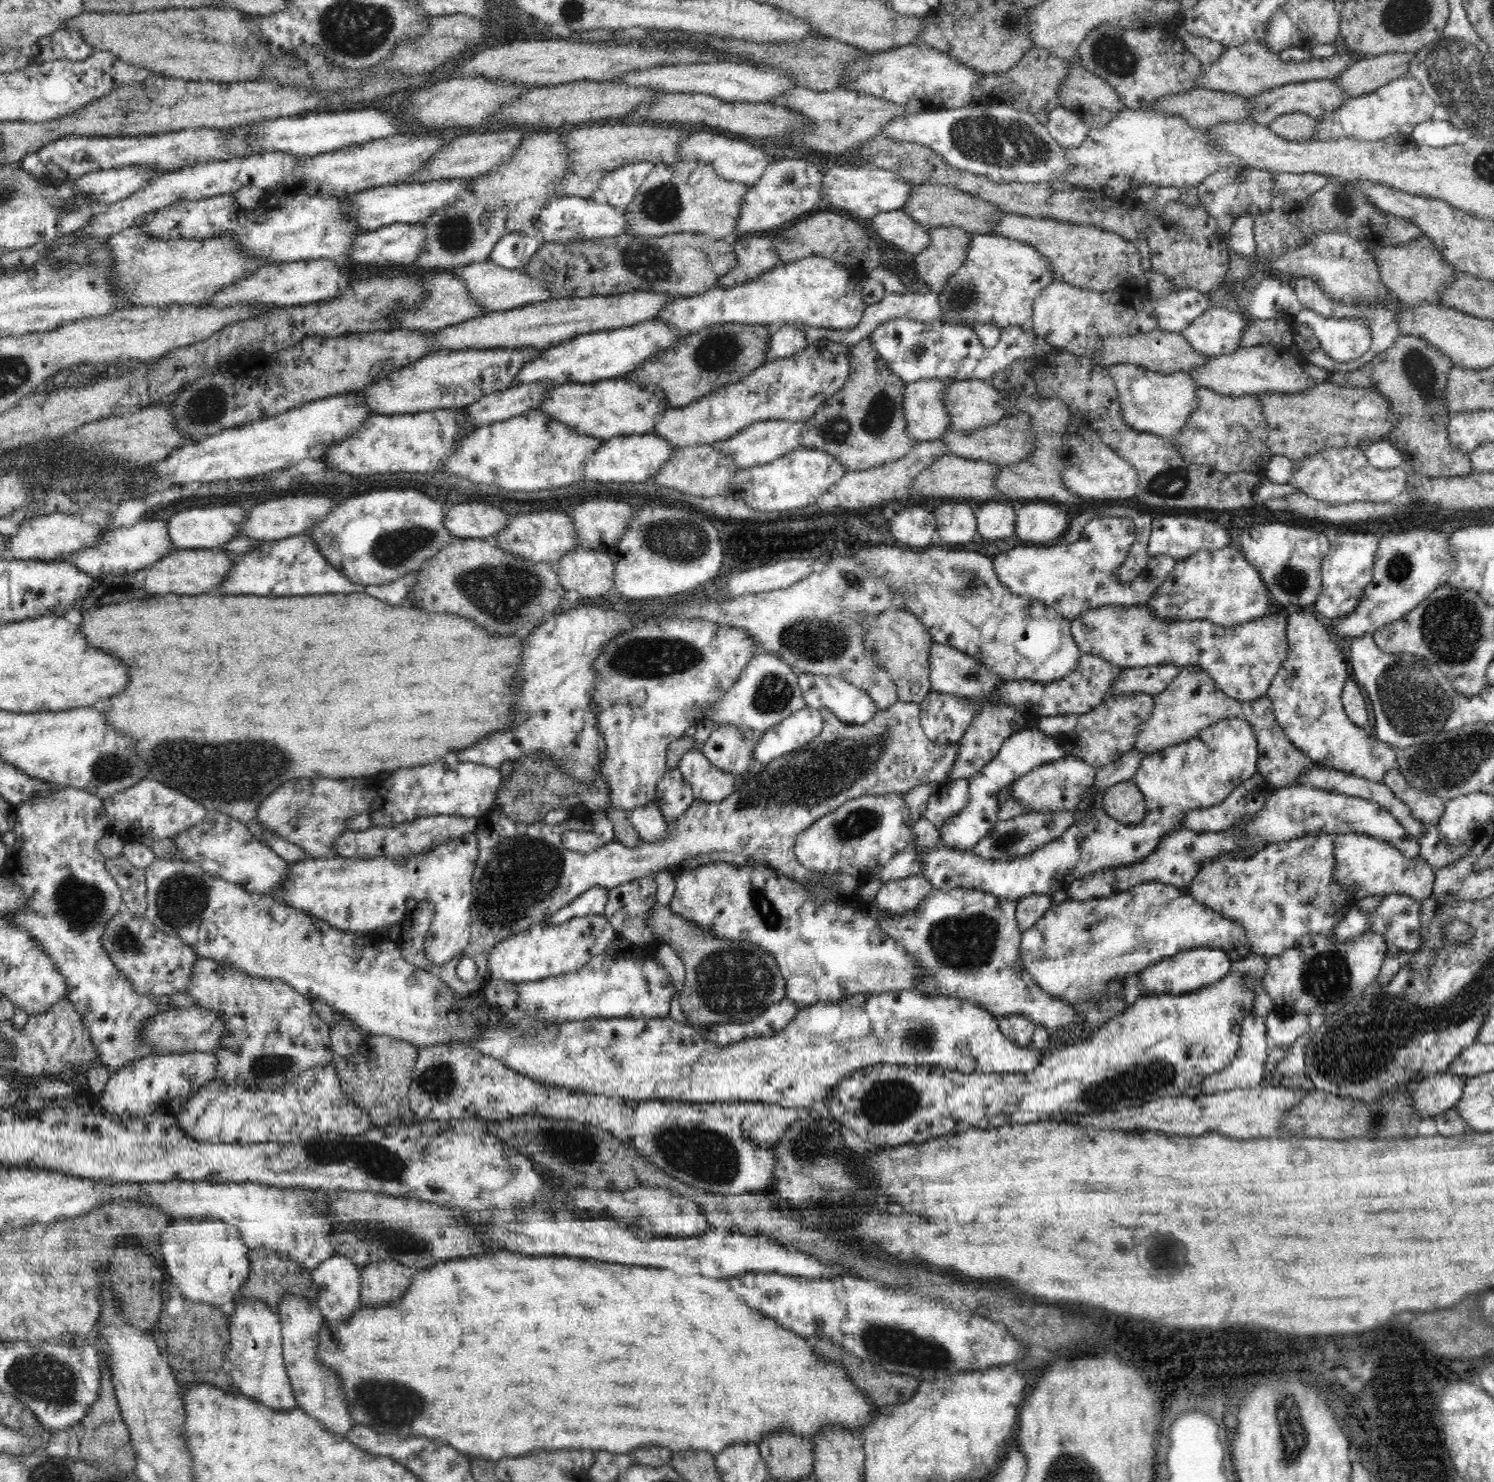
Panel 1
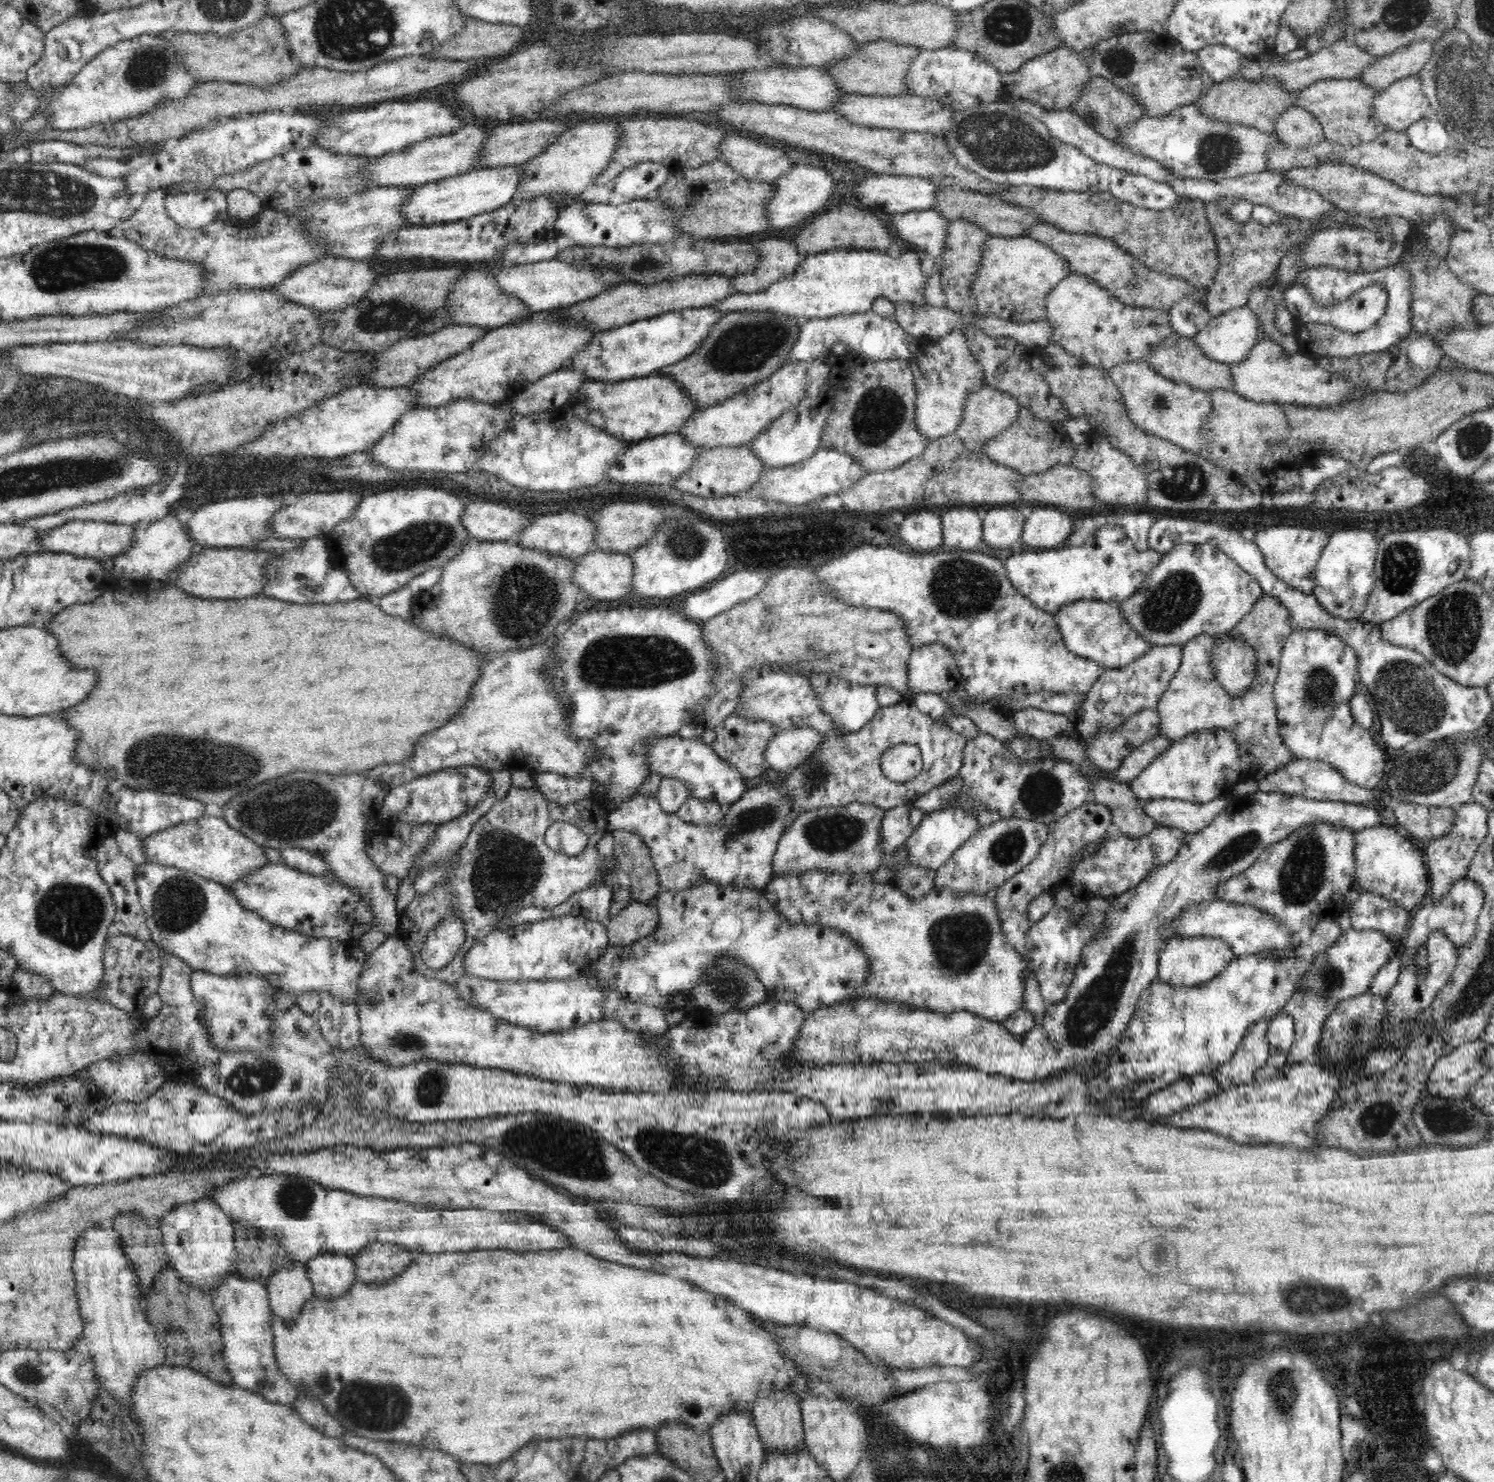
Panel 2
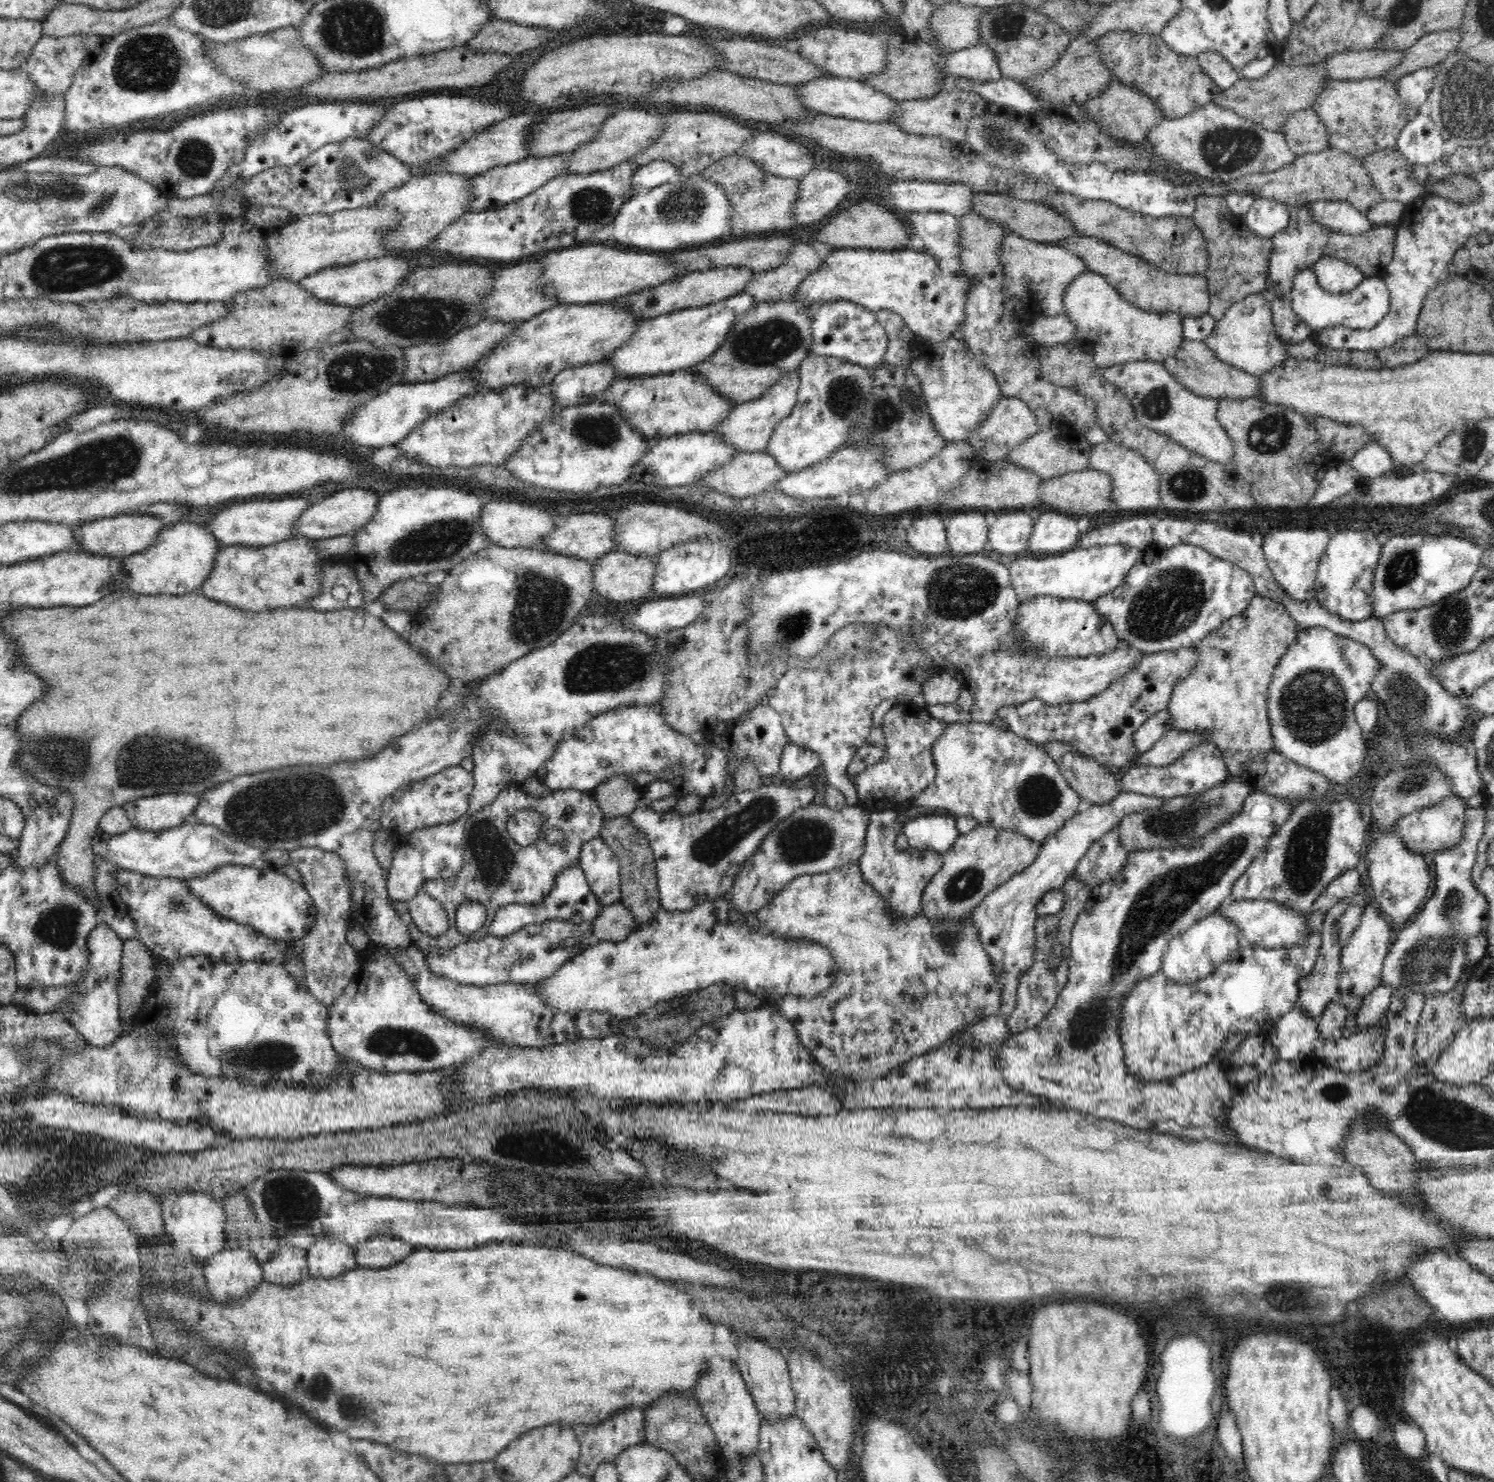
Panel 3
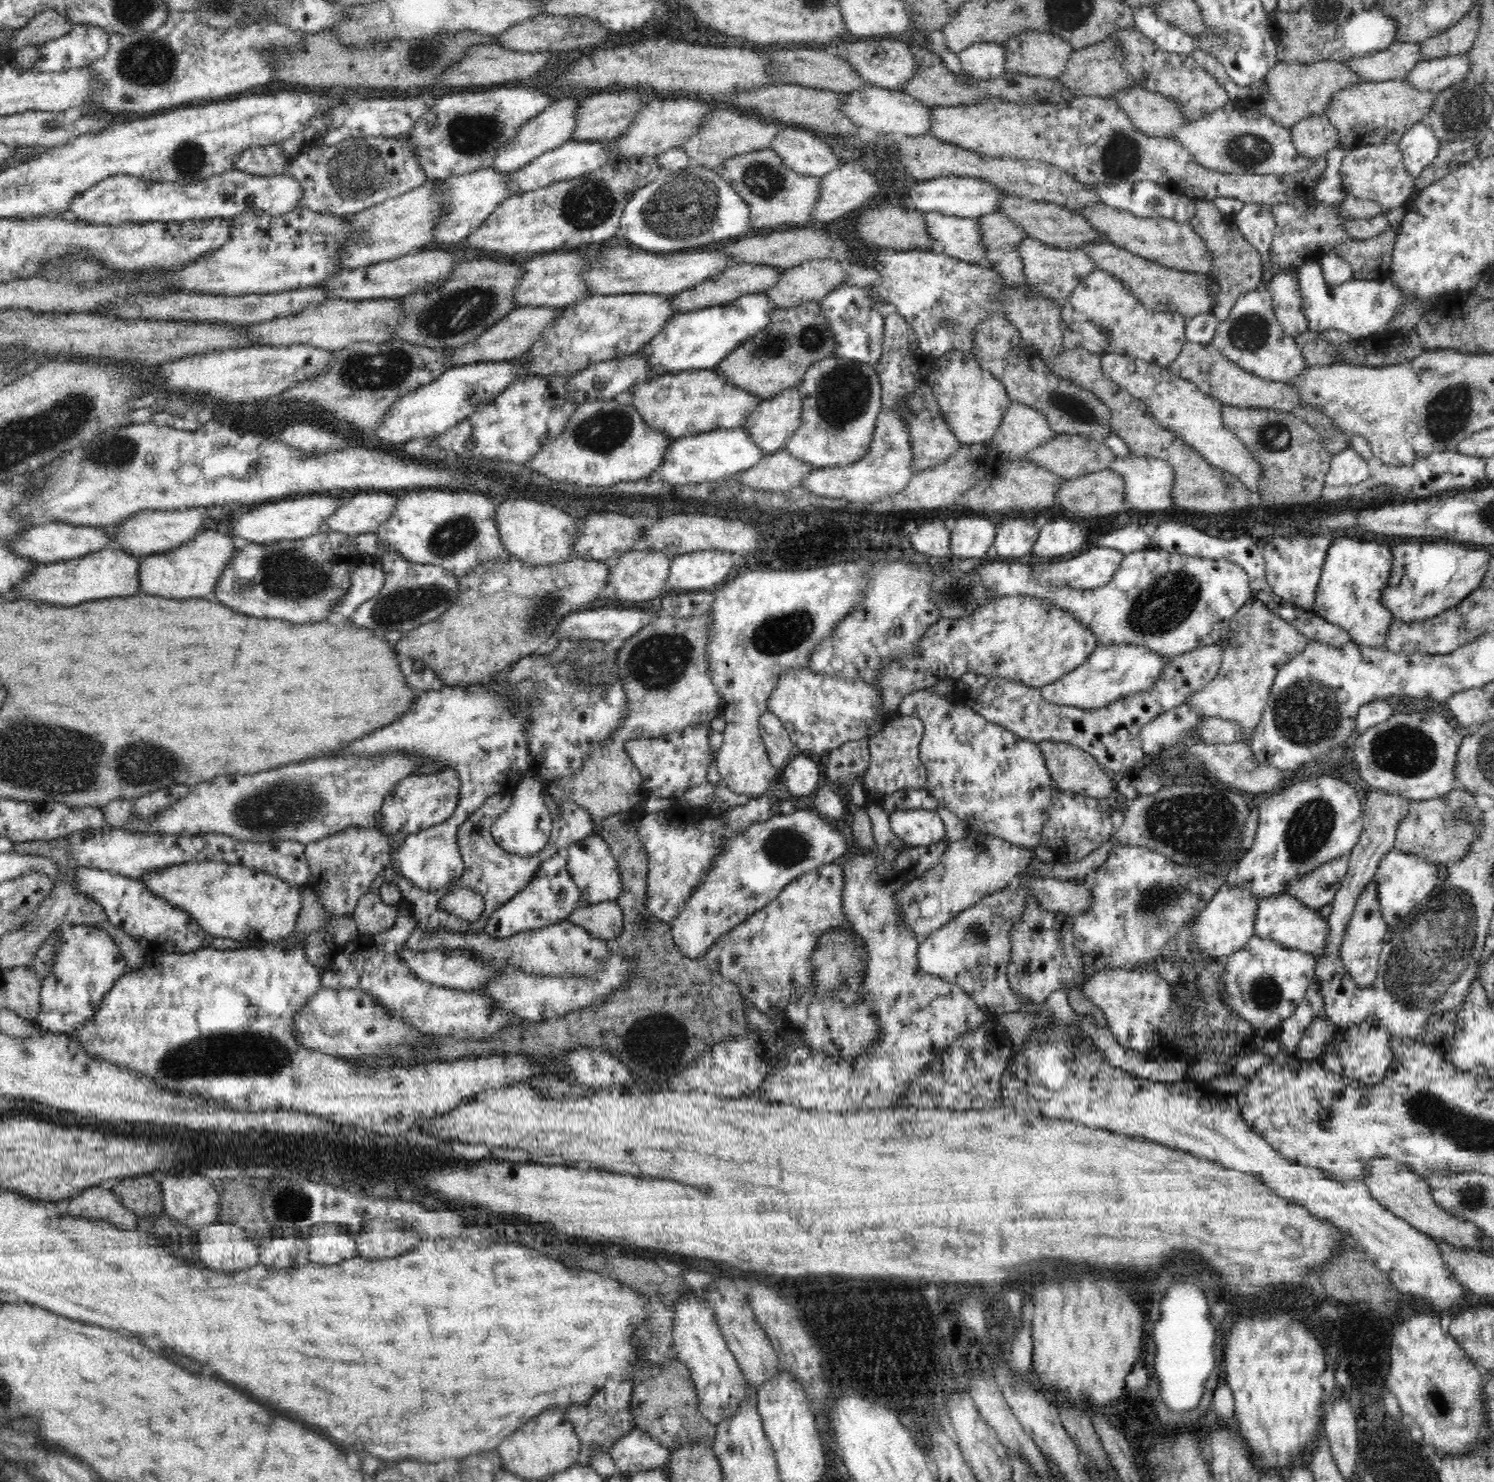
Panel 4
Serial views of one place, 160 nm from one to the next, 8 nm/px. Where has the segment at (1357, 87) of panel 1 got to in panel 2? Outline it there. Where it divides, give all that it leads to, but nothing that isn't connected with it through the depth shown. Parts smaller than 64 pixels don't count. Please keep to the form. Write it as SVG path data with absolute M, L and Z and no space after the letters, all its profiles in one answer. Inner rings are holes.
M1423 40L1410 43L1388 56L1379 57L1372 66L1366 68L1360 80L1380 93L1398 80L1419 75L1432 56L1432 48L1434 48L1434 41Z

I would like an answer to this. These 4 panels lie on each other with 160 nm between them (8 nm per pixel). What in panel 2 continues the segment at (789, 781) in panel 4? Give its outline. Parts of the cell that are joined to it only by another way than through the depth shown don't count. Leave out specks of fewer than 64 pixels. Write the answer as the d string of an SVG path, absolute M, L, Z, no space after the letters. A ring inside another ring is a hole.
M810 726L788 728L772 736L764 759L770 771L786 774L804 764L820 748L823 740L823 736Z

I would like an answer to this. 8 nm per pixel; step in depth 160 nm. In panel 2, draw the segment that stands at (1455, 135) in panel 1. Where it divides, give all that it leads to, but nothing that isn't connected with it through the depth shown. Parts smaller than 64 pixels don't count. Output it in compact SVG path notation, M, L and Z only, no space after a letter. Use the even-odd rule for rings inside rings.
M1422 118L1411 124L1405 133L1410 140L1410 145L1430 155L1438 155L1453 144L1446 127L1436 118Z

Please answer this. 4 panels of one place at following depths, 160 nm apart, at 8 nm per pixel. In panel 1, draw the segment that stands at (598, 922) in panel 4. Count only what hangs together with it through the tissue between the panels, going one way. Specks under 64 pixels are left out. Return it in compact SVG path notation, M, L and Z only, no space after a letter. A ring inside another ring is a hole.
M659 903L651 908L647 916L647 926L651 928L655 941L669 944L682 959L685 966L685 983L680 996L680 1005L693 1025L744 1024L753 1021L771 1004L785 998L785 980L777 965L777 960L774 955L764 952L758 944L712 936L709 931L698 928L694 923L674 914L670 907Z

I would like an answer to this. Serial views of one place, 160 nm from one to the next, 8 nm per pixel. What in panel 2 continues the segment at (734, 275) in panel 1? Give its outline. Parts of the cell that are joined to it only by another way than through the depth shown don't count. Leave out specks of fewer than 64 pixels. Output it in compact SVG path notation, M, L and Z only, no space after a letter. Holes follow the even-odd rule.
M768 238L756 242L760 262L752 272L732 277L730 283L736 293L762 292L768 286L796 272L800 262L808 256L801 253L792 241Z

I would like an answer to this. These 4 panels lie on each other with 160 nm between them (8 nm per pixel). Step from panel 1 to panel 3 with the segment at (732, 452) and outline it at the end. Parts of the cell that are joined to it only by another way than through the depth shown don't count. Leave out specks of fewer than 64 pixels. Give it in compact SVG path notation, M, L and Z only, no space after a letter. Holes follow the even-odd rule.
M809 354L797 371L800 386L796 406L774 428L766 448L788 473L802 472L848 445L874 384L871 370L842 358Z

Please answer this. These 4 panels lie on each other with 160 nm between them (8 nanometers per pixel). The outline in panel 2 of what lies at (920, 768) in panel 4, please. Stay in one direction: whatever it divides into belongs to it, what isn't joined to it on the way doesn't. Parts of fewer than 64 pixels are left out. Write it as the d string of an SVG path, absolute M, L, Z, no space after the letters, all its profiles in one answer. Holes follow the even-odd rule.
M912 699L880 708L872 720L856 732L828 736L820 748L799 768L775 777L784 793L792 797L792 817L807 810L824 807L844 807L848 804L873 804L888 810L930 792L955 778L962 766L965 740L946 722L936 722L917 708ZM897 744L920 747L923 769L908 782L892 782L881 769L881 756L888 747Z

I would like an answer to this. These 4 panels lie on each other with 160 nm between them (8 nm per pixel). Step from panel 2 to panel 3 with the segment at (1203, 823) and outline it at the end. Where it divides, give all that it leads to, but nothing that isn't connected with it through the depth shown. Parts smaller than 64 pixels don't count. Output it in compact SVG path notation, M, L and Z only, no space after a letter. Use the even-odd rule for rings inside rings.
M1121 795L1108 801L1106 804L1093 804L1083 813L1079 813L1072 816L1072 818L1064 822L1062 828L1052 832L1048 839L1040 846L1040 852L1038 856L1032 861L1032 864L1028 865L1028 868L1024 868L1024 872L1016 874L996 887L992 892L989 892L970 912L969 918L971 923L975 924L977 931L979 932L979 939L984 950L990 957L993 974L999 982L1001 990L1000 997L1000 1014L1010 1014L1017 1003L1017 988L1019 987L1018 979L1019 974L1031 967L1033 961L1033 948L1035 946L1035 924L1037 922L1036 905L1040 902L1040 899L1049 891L1054 889L1060 889L1066 882L1066 879L1074 874L1078 861L1087 853L1088 848L1092 847L1092 844L1099 840L1104 834L1110 832L1110 829L1118 828L1121 820L1124 816L1142 812L1146 809L1158 809L1163 805L1162 798L1152 798L1150 796L1135 796L1135 795Z

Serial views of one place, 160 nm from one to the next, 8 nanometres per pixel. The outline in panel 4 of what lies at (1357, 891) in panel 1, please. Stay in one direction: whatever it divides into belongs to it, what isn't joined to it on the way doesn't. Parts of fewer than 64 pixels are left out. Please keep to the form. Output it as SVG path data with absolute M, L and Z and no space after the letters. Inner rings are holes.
M1392 849L1380 861L1375 879L1383 919L1390 926L1403 926L1436 888L1438 870L1434 863L1422 860L1419 856Z

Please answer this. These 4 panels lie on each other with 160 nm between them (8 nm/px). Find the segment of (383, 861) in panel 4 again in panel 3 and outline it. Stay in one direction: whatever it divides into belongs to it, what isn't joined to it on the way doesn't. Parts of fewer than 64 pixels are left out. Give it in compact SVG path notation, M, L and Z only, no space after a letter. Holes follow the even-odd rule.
M297 847L290 851L290 862L300 873L303 886L310 893L317 910L317 919L306 936L299 941L307 987L316 1000L328 1008L363 967L358 958L359 952L347 941L347 929L352 921L350 875L346 873L346 865L338 853L316 847Z

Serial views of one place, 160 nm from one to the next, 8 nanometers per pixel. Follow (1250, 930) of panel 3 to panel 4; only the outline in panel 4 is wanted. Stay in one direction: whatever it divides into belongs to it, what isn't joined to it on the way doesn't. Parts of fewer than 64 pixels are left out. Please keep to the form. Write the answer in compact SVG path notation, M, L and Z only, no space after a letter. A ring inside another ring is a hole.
M1285 892L1259 899L1254 932L1257 937L1273 940L1287 949L1307 952L1317 961L1326 952L1328 944L1328 921L1319 910L1308 908L1295 896Z

